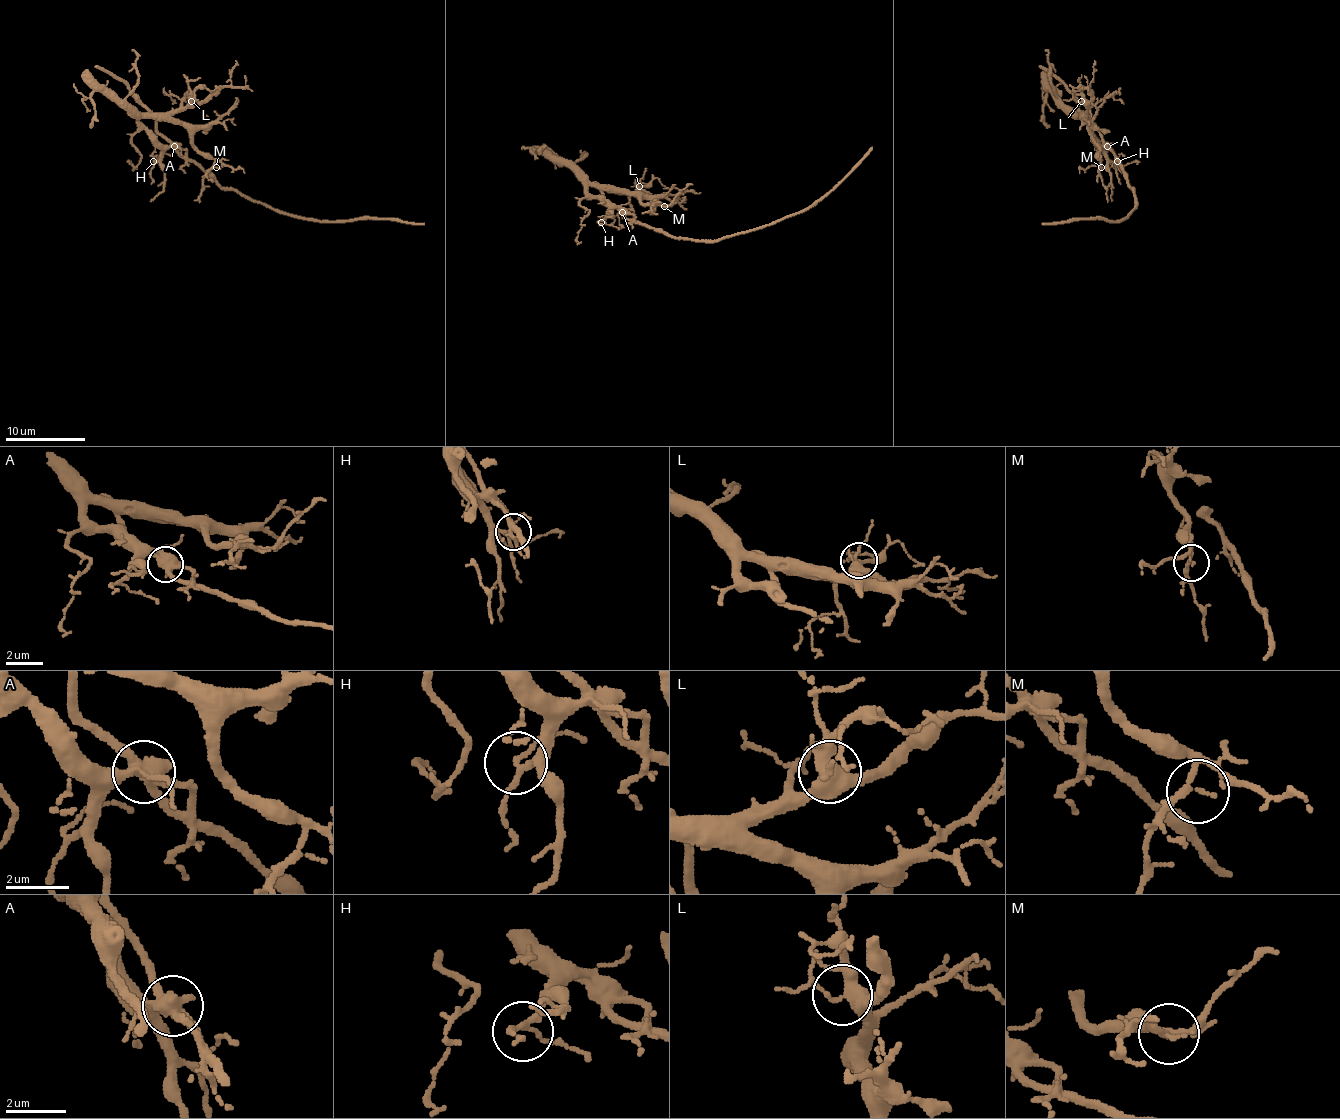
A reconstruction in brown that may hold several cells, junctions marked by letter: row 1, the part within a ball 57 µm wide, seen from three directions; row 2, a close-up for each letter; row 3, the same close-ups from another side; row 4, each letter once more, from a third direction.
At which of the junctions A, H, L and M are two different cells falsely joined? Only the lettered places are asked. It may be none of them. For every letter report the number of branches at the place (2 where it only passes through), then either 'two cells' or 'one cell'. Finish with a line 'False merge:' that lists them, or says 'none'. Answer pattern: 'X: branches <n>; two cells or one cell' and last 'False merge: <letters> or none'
A: branches 5; two cells
H: branches 3; one cell
L: branches 5; one cell
M: branches 2; one cell
False merge: A

